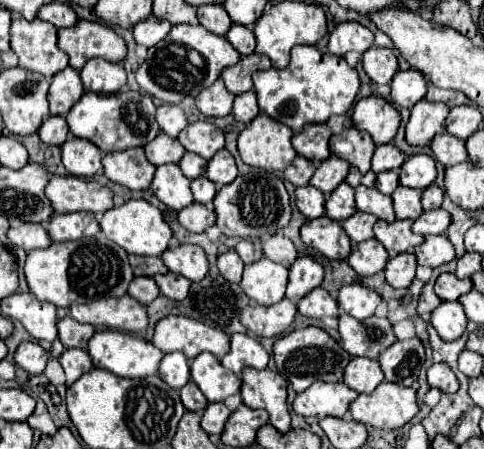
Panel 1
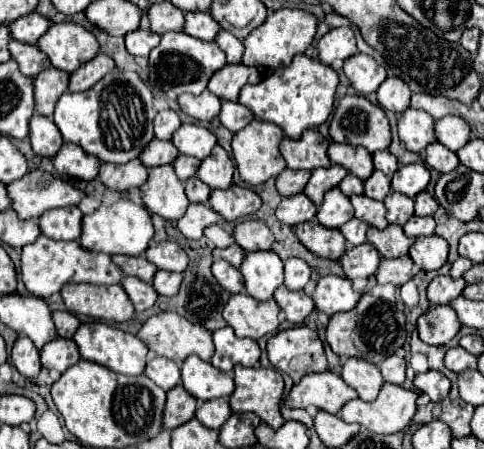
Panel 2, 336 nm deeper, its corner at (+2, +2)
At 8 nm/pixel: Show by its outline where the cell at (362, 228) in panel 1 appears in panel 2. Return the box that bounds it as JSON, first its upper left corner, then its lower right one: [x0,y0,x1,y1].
[341,219,367,247]

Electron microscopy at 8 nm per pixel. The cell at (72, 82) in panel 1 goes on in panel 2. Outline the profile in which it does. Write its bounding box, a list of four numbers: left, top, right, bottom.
[35,67,69,117]

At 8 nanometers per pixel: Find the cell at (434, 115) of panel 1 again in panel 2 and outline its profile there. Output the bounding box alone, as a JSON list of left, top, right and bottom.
[399,109,437,153]

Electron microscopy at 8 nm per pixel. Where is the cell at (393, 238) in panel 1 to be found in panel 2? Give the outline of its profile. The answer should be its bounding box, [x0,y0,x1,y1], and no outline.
[367,225,413,257]

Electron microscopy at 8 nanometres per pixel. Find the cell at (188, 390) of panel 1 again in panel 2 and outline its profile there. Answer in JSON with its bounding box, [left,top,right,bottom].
[163,385,197,429]

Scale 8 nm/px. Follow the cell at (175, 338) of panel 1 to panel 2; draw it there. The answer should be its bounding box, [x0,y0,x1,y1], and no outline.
[137,313,215,363]

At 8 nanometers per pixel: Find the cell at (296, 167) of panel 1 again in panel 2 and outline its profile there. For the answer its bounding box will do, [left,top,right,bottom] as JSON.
[277,169,311,197]

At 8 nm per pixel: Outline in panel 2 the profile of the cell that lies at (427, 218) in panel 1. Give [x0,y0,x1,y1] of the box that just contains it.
[403,215,435,237]

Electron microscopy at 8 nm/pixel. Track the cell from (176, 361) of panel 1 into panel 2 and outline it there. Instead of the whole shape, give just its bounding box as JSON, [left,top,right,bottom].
[145,357,181,391]

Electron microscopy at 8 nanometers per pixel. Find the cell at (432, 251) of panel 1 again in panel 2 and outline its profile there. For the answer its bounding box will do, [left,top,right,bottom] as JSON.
[409,235,449,271]

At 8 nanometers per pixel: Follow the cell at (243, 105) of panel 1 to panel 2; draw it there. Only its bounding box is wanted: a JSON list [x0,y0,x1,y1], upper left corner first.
[219,101,253,133]

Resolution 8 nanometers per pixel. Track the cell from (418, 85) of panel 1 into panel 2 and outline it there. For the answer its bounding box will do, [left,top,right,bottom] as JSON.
[377,77,409,113]

